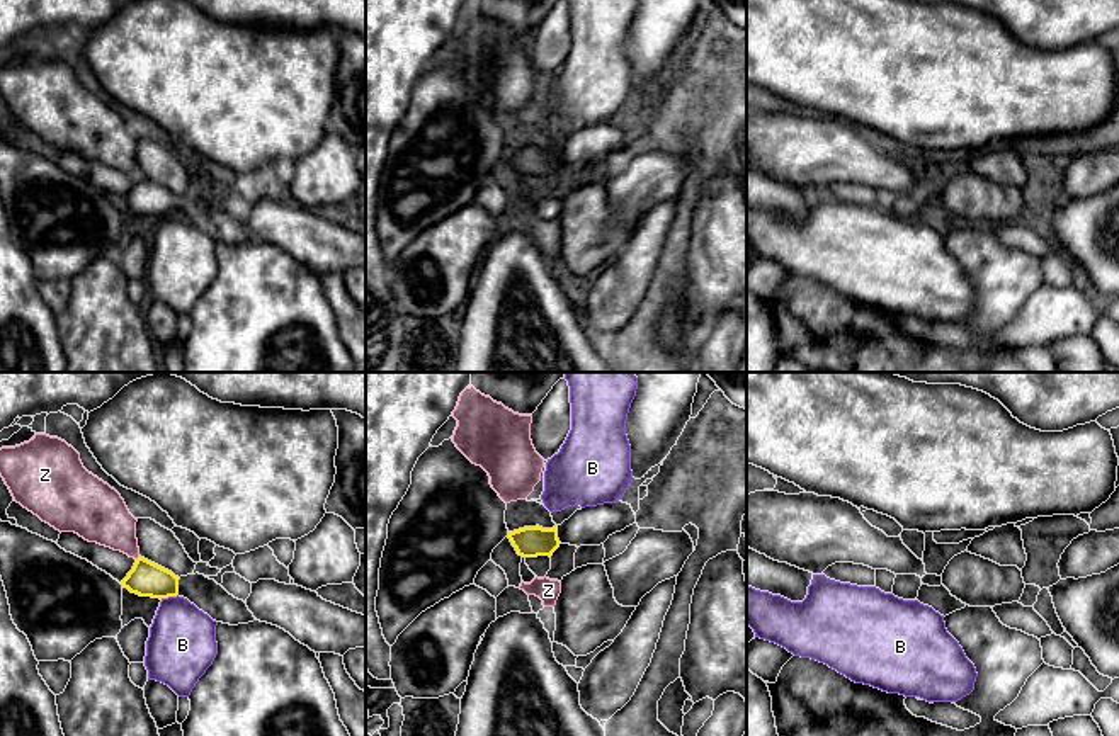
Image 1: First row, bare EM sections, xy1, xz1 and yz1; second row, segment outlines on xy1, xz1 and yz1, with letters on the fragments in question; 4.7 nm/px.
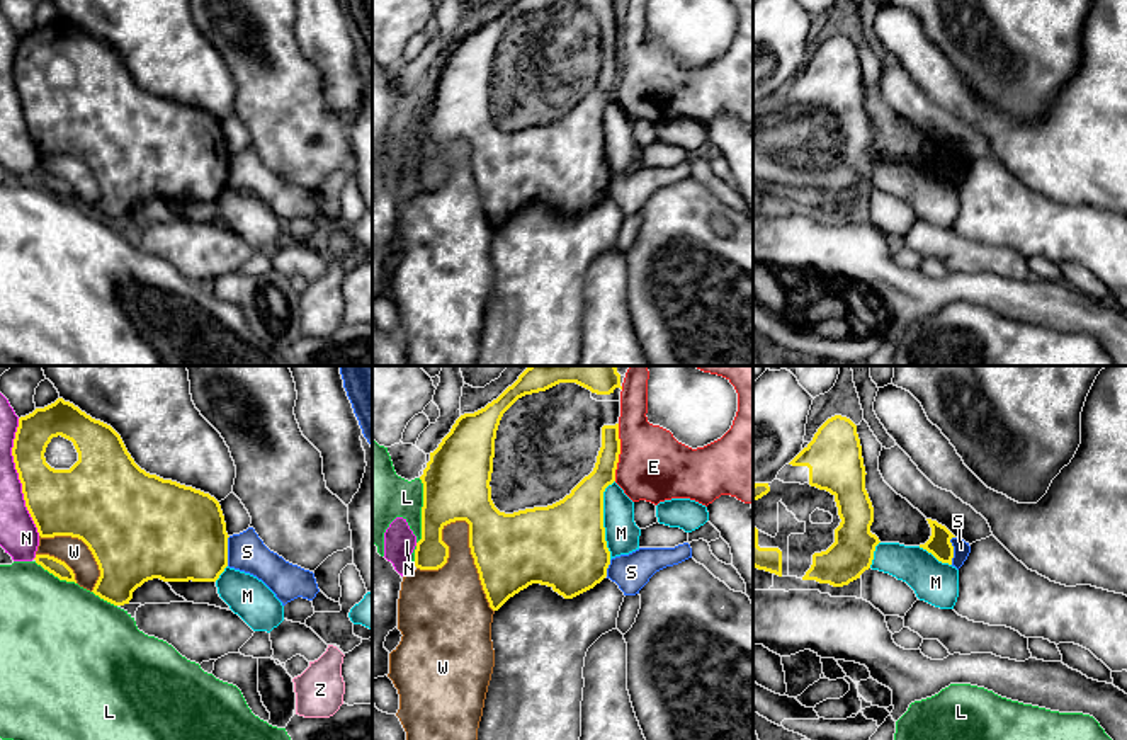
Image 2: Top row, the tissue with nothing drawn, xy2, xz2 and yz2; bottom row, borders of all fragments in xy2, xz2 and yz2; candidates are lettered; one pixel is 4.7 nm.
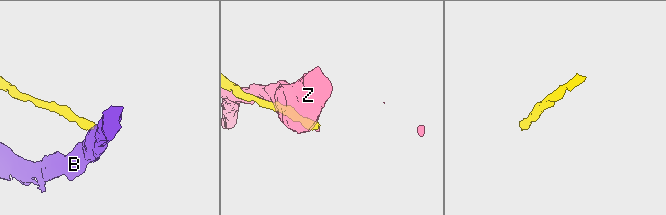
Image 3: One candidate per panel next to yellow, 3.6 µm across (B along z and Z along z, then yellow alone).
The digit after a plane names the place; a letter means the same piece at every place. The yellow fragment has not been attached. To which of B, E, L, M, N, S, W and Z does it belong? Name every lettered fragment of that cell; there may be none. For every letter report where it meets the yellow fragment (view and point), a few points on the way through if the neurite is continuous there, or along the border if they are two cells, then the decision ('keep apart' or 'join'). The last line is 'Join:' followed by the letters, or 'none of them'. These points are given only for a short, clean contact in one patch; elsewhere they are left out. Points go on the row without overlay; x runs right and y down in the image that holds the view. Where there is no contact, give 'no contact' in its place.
B: xy1 (169, 215) | along xy1 (177, 213), (160, 218) | keep apart
E: xz2 (619, 72) | keep apart
L: xz2 (422, 130) | keep apart
M: xz2 (602, 138) | along xz2 (614, 99), (604, 111), (604, 159), (611, 177) | keep apart
N: xy2 (19, 96) | keep apart
S: xy2 (226, 170) | along xy2 (230, 155), (226, 184) | keep apart
W: xz2 (473, 176) | keep apart
Z: xy1 (138, 177) | keep apart
Join: none of them

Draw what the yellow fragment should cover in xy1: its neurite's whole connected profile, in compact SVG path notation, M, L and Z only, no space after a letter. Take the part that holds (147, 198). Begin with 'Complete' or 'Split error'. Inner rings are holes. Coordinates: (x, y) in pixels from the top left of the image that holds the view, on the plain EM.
Split error. M141 175L121 204L139 216L184 216L216 241L238 245L257 240L243 219L230 214L214 199L199 192L179 197Z

